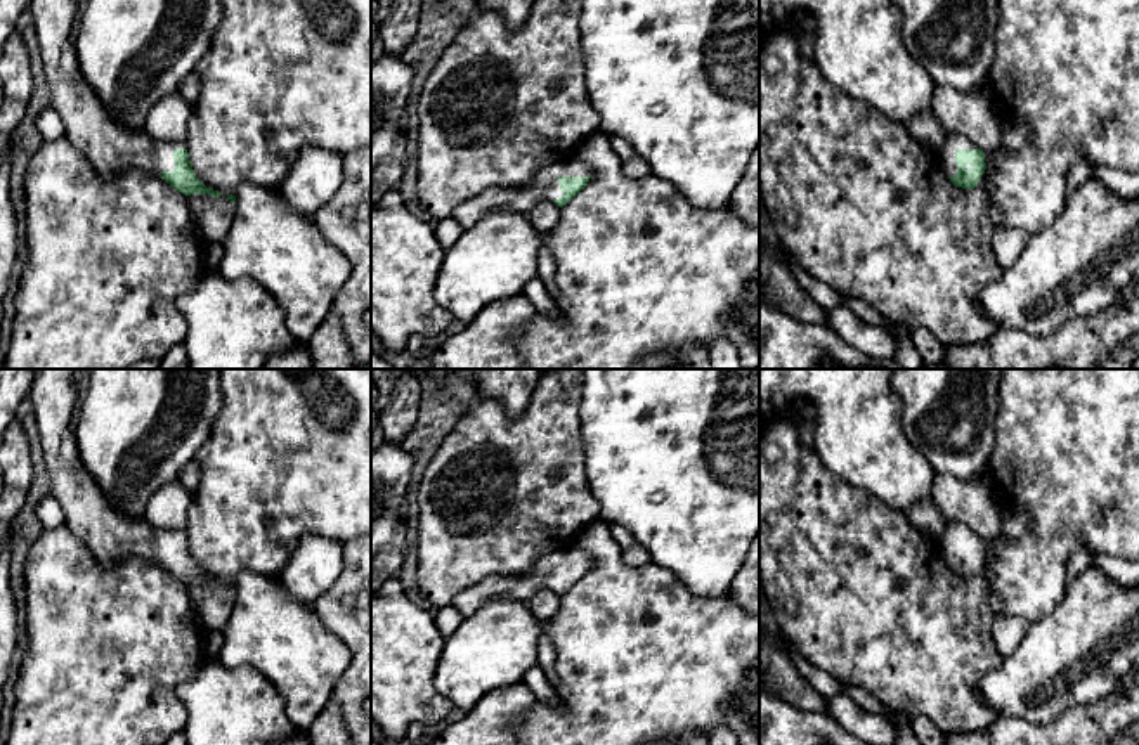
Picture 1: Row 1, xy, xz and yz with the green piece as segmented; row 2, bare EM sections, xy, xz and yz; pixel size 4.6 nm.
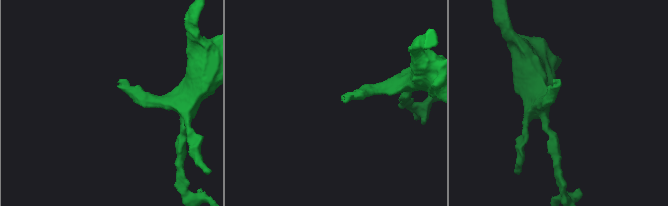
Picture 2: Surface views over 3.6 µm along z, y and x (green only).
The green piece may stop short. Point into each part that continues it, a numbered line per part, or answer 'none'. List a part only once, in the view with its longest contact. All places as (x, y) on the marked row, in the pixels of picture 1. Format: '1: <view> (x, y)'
1: xz (545, 187)

